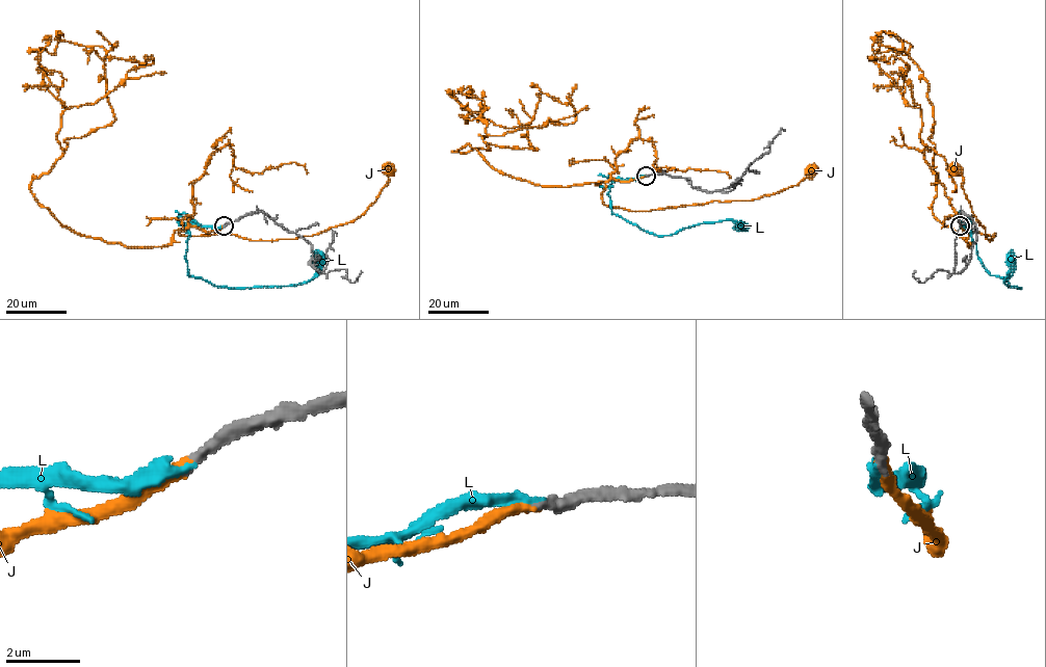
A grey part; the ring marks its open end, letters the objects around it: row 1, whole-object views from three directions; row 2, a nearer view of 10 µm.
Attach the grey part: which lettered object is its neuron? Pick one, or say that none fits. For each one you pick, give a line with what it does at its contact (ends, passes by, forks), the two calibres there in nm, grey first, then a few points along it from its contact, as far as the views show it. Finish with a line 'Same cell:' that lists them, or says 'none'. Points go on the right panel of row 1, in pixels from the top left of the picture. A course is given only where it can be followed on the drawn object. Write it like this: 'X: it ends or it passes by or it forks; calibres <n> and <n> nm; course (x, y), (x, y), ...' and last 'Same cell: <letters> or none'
J: it ends; calibres 320 and 320 nm; course (960, 225), (966, 231), (964, 227), (995, 235), (991, 240), (986, 238), (961, 186), (963, 177), (955, 170)
Same cell: J

